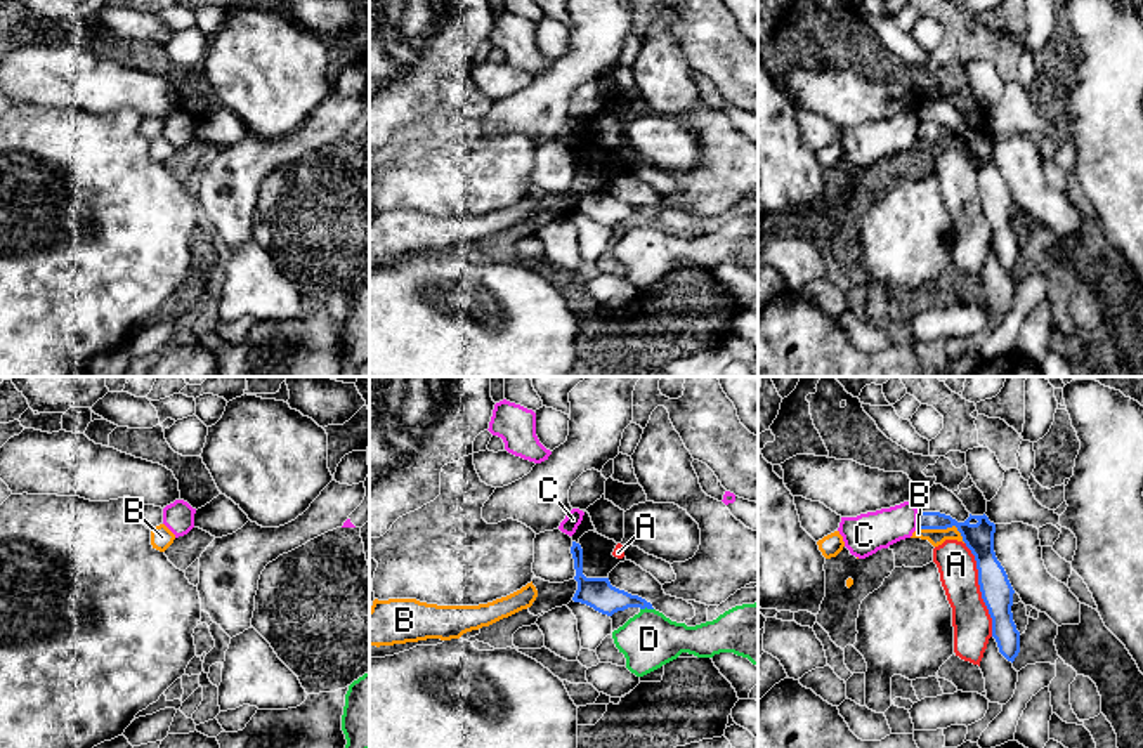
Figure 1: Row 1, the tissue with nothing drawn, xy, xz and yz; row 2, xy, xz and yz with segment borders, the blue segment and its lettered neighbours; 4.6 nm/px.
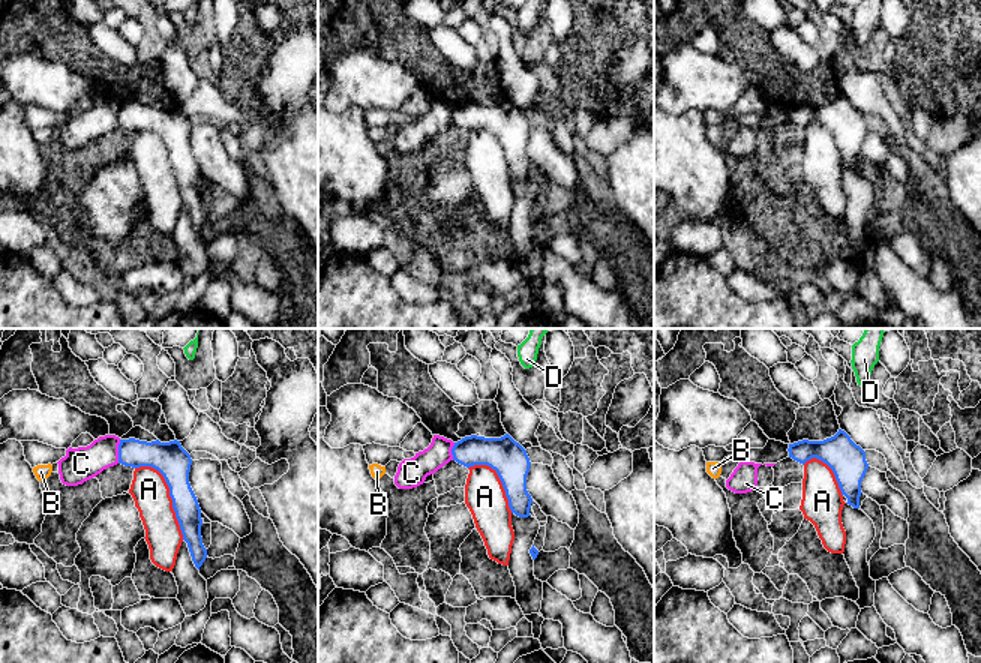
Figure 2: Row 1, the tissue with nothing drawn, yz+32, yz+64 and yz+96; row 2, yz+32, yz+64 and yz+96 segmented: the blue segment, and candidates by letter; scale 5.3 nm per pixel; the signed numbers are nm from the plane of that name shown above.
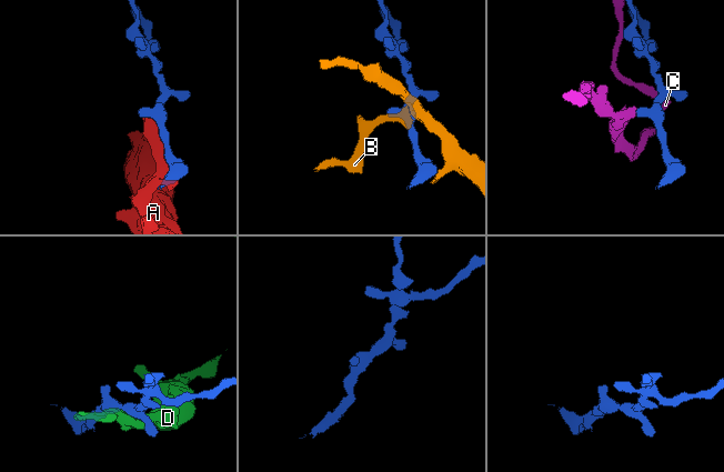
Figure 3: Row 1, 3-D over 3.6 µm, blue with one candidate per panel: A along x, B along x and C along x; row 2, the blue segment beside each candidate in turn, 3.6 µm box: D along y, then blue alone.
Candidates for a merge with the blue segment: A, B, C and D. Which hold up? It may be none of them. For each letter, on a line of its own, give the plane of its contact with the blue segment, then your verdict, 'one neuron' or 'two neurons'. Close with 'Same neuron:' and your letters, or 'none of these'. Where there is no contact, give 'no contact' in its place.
A: meets blue in yz; two neurons
B: meets blue in yz; two neurons
C: meets blue in yz; two neurons
D: meets blue in xz; two neurons
Same neuron: none of these

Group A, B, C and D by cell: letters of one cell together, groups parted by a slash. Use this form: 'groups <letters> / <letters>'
groups A / B / C / D

